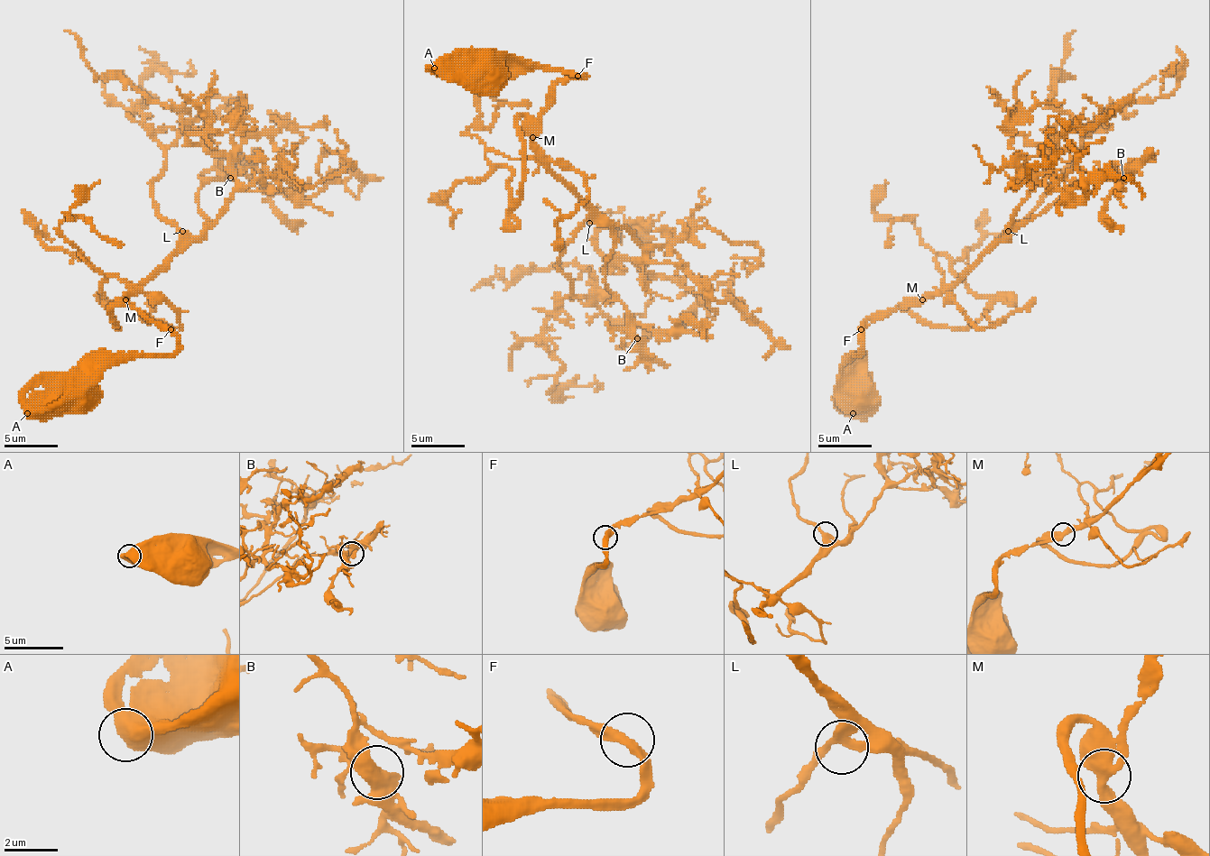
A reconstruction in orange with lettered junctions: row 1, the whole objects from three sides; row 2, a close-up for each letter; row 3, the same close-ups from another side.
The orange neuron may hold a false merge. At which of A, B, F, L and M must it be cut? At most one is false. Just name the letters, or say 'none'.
none

